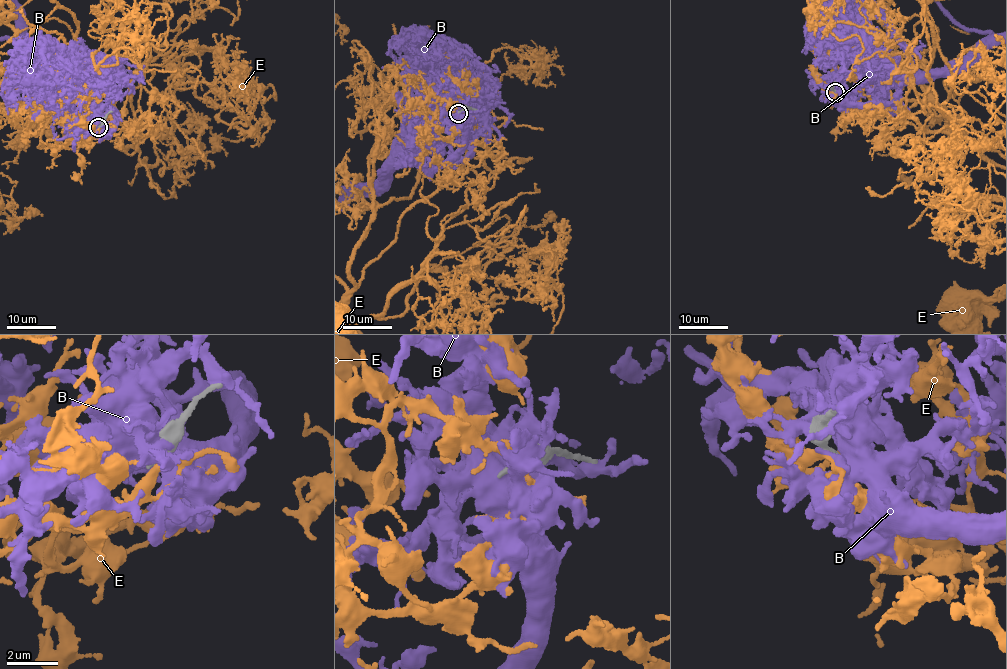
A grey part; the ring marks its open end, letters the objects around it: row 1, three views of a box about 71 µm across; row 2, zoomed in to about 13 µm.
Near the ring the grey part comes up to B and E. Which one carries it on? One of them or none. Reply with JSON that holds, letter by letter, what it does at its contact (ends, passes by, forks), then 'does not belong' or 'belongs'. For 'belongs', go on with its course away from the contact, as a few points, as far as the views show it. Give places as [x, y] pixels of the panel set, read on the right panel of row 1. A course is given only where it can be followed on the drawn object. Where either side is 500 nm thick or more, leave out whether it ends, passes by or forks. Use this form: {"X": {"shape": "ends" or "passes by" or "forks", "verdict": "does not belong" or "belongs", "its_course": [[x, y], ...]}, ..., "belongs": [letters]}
{"B": {"shape": "ends", "verdict": "does not belong"}, "E": {"shape": "forks", "verdict": "does not belong"}, "belongs": []}

